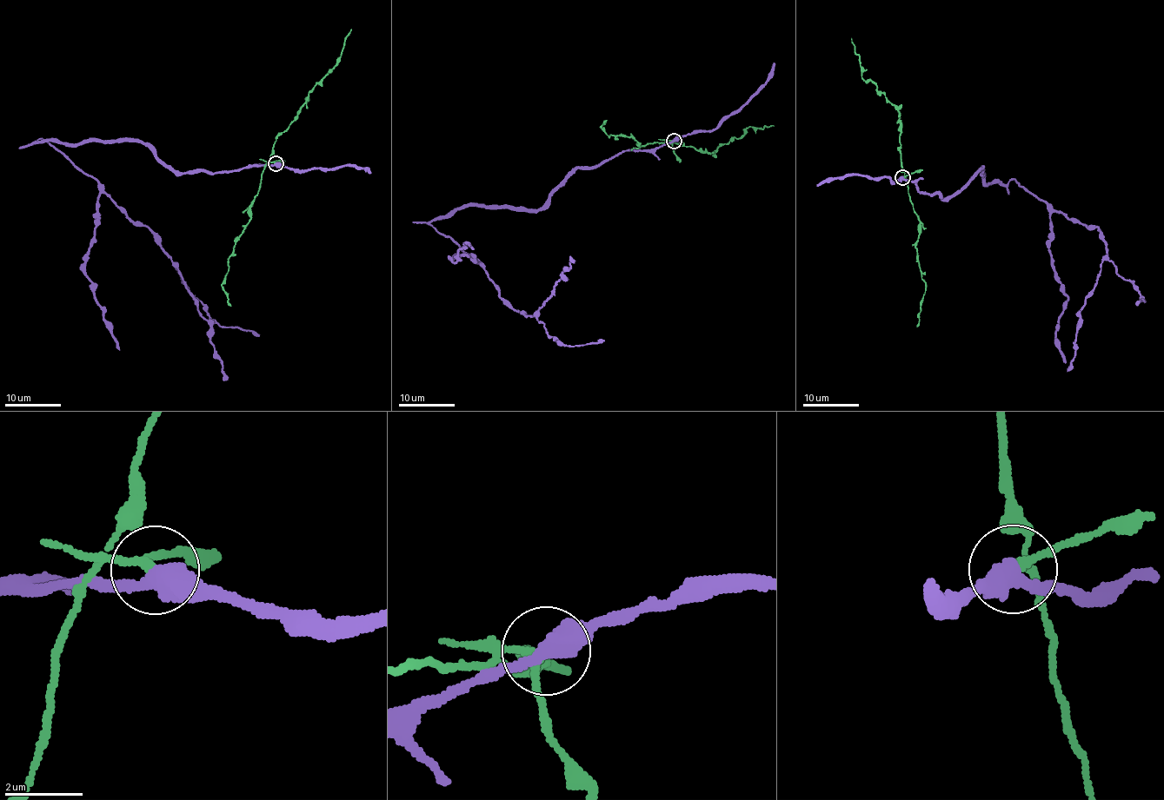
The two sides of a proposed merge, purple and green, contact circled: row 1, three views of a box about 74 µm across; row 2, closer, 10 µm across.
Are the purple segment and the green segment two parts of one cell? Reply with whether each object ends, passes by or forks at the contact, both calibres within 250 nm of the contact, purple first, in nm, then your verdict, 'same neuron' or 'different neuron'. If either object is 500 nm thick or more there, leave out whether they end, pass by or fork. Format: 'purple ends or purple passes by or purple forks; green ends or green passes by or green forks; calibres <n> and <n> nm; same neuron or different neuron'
purple passes by; green passes by; calibres 460 and 180 nm; different neuron

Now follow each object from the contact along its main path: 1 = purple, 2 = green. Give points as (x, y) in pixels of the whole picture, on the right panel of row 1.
1: (902, 177), (946, 199), (981, 168), (987, 185), (1013, 179), (1100, 233), (1106, 260), (1080, 315), (1067, 371)
2: (902, 177), (907, 181), (910, 203), (919, 225), (915, 245), (917, 260), (925, 290), (916, 327)

